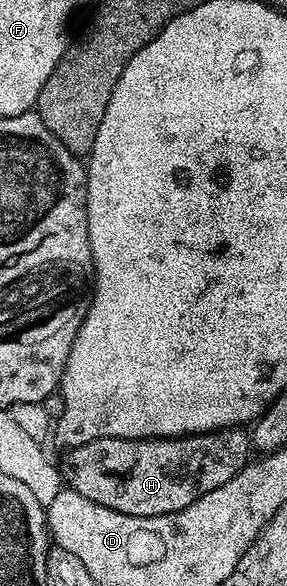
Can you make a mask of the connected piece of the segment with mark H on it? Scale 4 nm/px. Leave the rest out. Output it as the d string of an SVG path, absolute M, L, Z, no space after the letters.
M242 428L214 429L212 433L190 433L187 437L102 437L81 447L70 450L66 455L65 481L77 495L85 495L101 507L121 511L121 515L156 517L179 513L189 507L201 495L217 491L229 483L253 457L251 438Z

